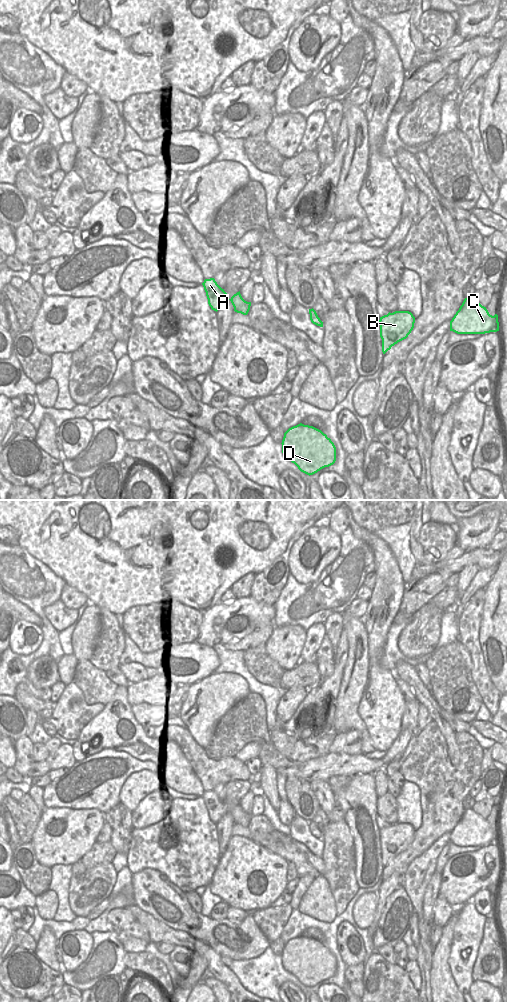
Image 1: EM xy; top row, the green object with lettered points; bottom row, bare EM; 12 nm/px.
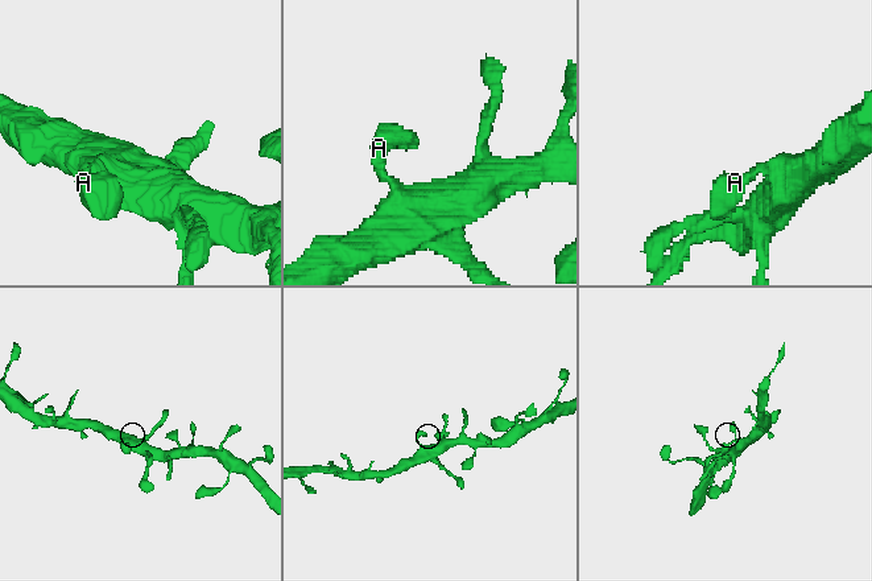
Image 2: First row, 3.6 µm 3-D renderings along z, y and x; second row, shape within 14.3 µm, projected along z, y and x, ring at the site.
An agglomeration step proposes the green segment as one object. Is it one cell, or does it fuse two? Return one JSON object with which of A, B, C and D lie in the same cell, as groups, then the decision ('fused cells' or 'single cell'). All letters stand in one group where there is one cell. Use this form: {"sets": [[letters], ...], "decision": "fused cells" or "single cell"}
{"sets": [["A", "B", "C", "D"]], "decision": "single cell"}

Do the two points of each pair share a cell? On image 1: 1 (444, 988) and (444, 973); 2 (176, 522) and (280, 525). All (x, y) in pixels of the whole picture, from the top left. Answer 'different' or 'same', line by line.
1: same
2: same

